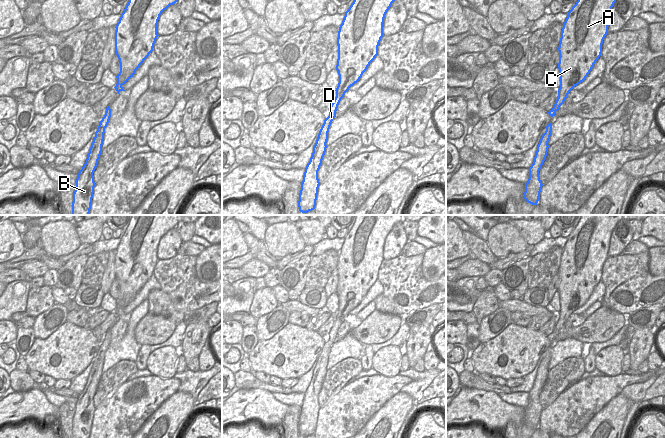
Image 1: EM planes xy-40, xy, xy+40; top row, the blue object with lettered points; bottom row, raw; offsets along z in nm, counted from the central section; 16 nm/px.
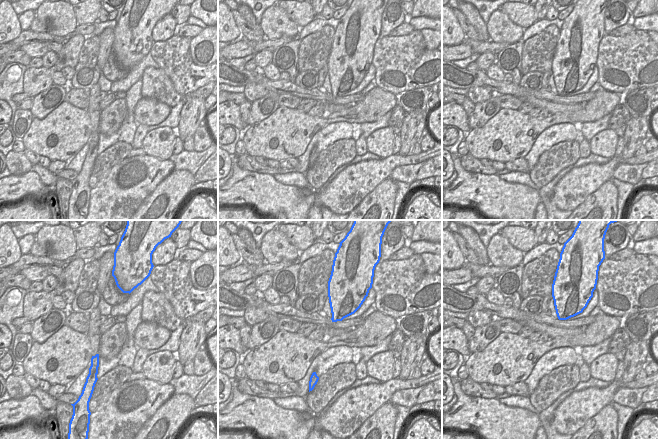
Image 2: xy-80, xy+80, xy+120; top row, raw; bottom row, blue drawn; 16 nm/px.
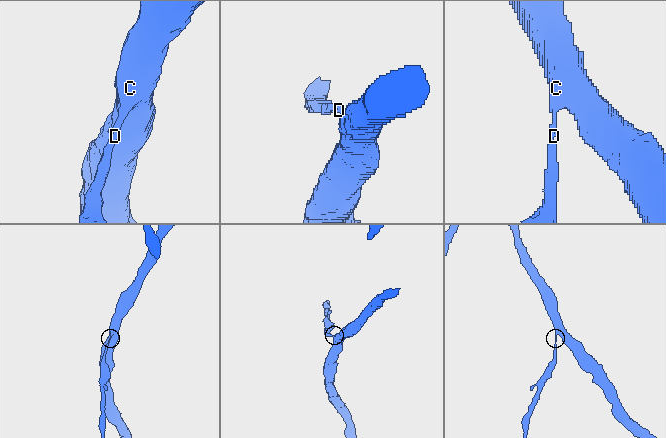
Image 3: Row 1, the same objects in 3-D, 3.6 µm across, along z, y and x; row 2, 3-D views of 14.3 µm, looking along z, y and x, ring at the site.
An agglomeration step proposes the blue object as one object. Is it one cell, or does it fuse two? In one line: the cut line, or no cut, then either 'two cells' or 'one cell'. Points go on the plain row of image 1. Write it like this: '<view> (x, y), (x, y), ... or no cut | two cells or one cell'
no cut | one cell

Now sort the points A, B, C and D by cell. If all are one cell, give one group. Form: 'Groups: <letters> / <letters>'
Groups: A B C D

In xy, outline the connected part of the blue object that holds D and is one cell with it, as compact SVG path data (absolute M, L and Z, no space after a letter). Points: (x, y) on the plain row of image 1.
M357 215L355 223L349 233L345 236L342 248L339 251L337 269L338 283L336 294L339 299L339 307L336 312L336 321L329 332L329 340L325 342L319 355L318 362L313 371L313 377L307 388L301 407L298 431L302 437L315 433L318 412L320 409L318 395L322 388L327 372L328 356L341 323L351 310L357 307L367 294L370 287L378 279L378 270L383 261L384 242L392 227L403 220L403 215Z

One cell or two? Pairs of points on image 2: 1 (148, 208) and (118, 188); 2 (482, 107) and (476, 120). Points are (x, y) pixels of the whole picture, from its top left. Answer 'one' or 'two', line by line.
1: two
2: one

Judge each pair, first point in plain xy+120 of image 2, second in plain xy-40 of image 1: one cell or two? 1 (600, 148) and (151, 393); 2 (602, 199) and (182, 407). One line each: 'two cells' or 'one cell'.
1: two cells
2: one cell

